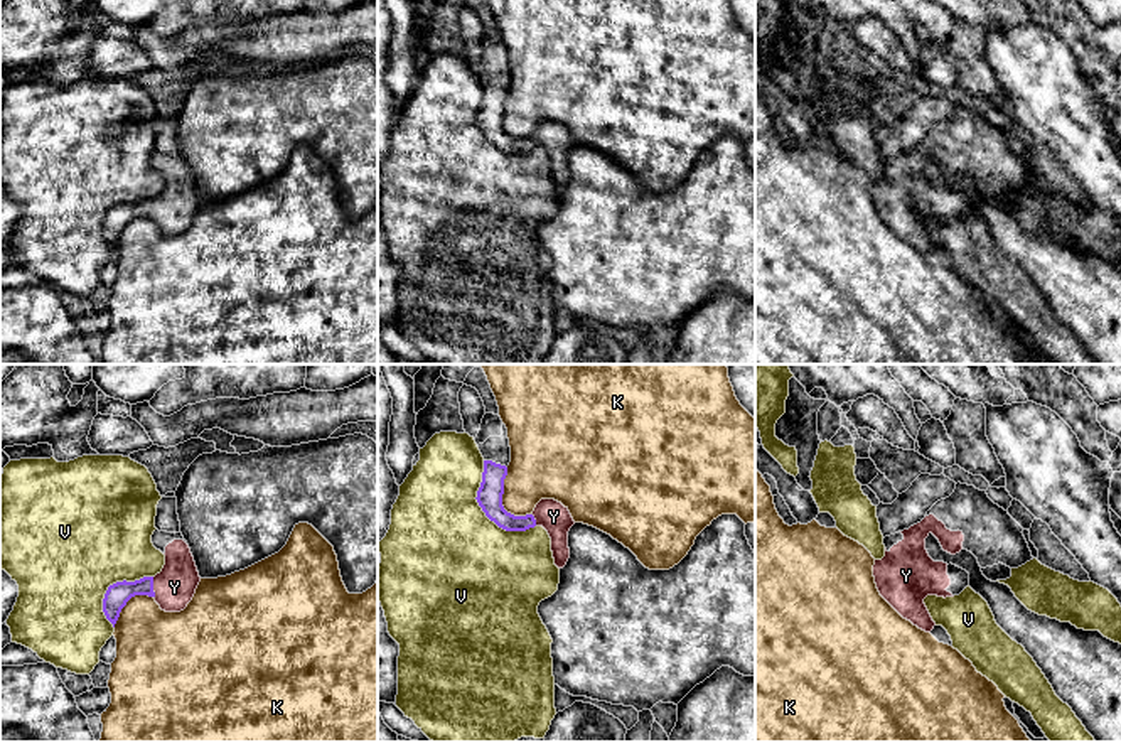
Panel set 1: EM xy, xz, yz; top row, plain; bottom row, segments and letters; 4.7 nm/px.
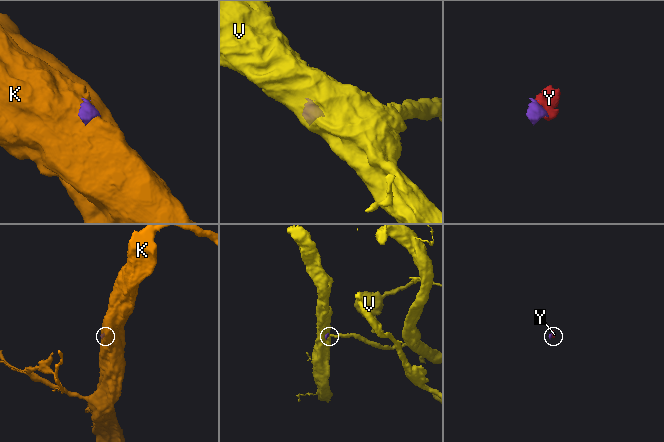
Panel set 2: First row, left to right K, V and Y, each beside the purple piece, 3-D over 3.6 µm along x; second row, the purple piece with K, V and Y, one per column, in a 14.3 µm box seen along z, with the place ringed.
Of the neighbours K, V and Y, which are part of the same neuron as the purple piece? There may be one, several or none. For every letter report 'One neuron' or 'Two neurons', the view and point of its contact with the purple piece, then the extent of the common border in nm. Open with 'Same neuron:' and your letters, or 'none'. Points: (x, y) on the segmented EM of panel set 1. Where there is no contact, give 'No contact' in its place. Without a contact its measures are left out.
Same neuron: Y
K: Two neurons. Touches purple at xz (501, 501). Shared border 260 nm
V: Two neurons. Touches purple at xz (482, 510). Shared border 400 nm
Y: One neuron. Touches purple at xy (152, 587). Shared border 100 nm

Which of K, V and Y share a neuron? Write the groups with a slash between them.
K / V / Y

